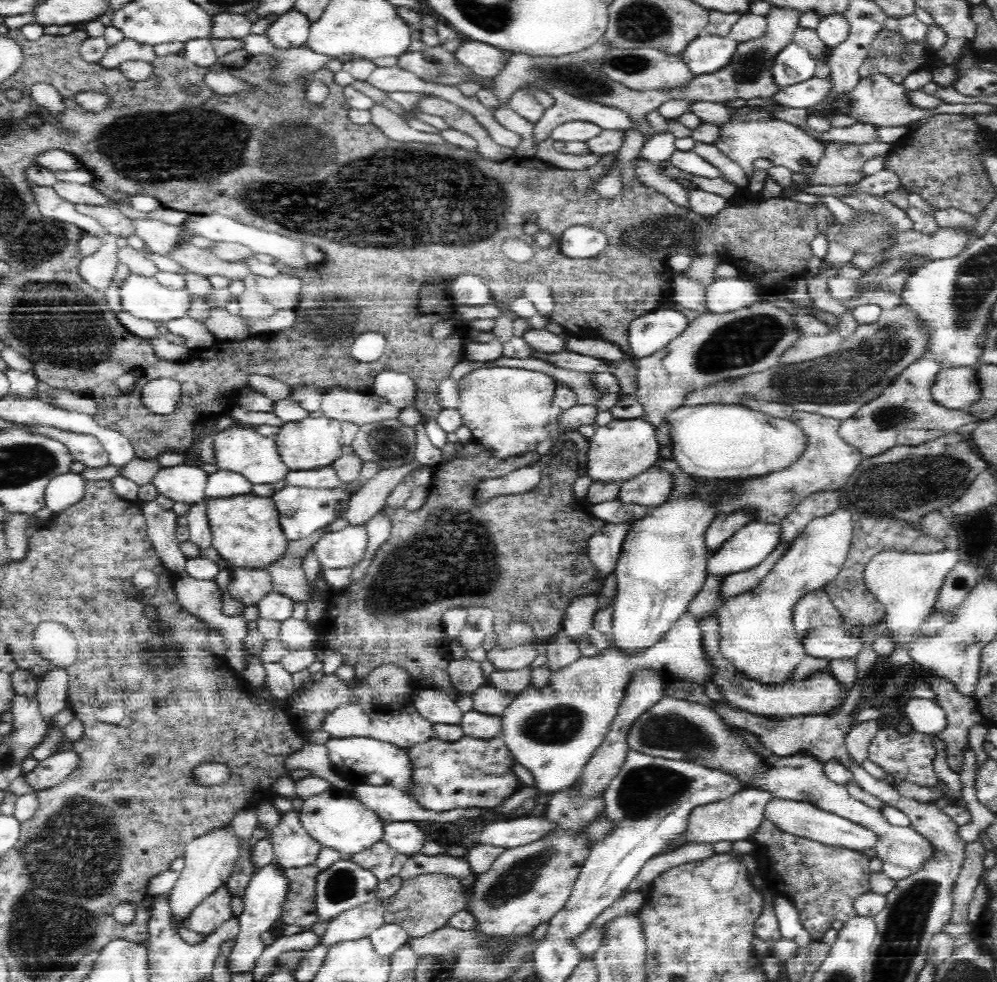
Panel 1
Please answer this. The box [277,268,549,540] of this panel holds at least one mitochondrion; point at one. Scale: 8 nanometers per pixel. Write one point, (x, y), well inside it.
(335, 325)

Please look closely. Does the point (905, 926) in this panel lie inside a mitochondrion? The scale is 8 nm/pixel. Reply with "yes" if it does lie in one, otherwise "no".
yes

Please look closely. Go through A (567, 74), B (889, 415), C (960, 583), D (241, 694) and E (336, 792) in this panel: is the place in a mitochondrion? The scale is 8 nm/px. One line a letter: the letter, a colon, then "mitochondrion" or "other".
A: mitochondrion
B: mitochondrion
C: other
D: other
E: other

